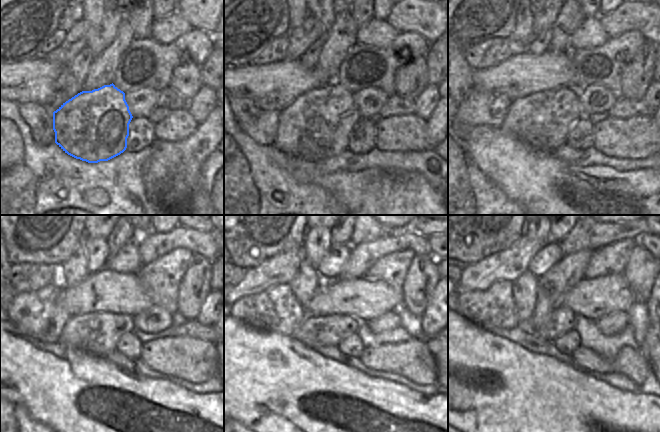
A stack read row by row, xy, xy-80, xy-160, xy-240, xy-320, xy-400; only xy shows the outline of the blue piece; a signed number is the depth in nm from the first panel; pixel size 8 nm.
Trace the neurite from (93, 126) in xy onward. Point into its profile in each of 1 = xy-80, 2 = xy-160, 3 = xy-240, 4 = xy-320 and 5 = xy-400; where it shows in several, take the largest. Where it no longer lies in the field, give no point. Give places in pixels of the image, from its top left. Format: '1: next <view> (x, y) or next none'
1: next xy-80 (316, 126)
2: next xy-160 (543, 120)
3: next xy-240 (96, 333)
4: next xy-320 (314, 331)
5: next xy-400 (561, 320)

